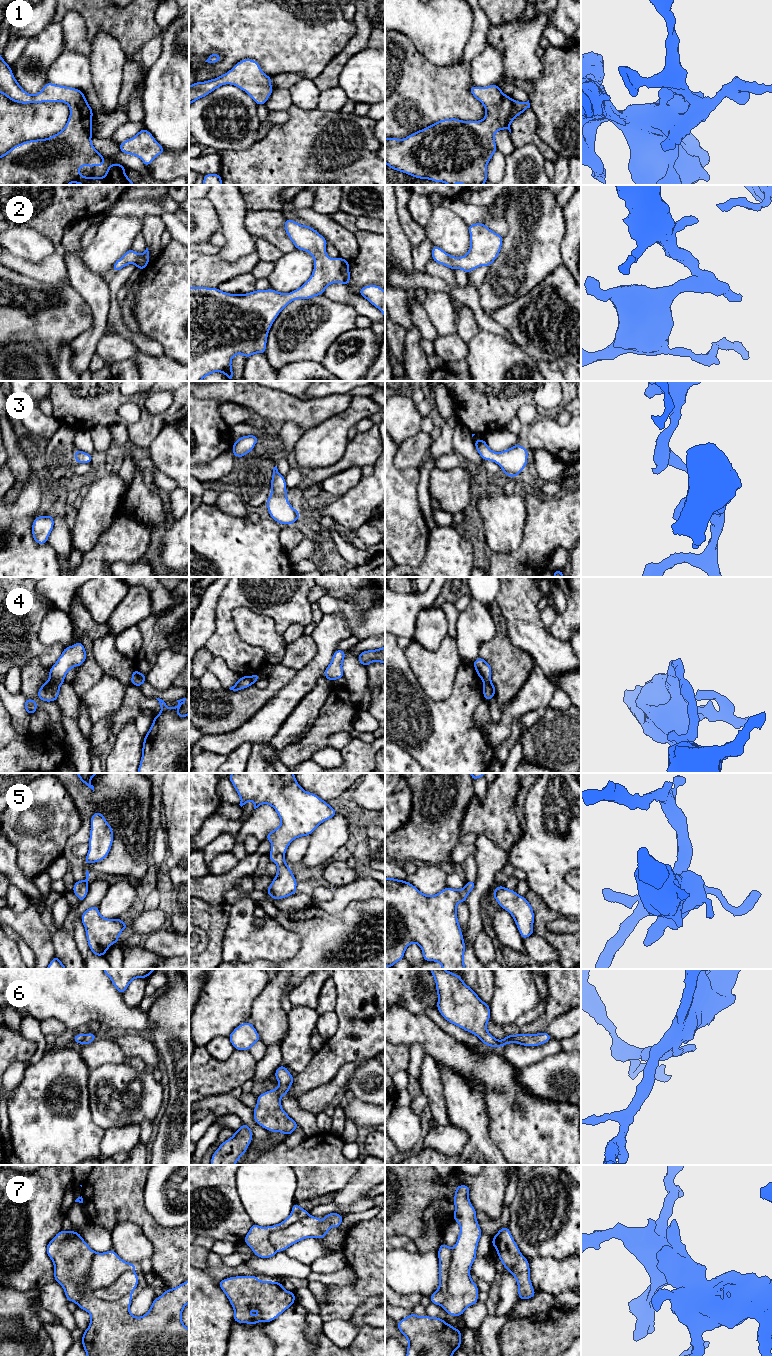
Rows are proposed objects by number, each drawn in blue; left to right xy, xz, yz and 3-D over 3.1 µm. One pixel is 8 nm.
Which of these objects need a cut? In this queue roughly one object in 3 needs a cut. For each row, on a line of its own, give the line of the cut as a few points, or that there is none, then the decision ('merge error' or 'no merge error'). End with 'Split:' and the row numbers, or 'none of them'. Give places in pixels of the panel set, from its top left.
1: no cut; no merge error
2: no cut; no merge error
3: no cut; no merge error
4: cut in xy along (50, 678), (59, 686); merge error
5: no cut; no merge error
6: cut in xy along (84, 1036), (80, 1043); merge error
7: cut in xy along (133, 1270), (127, 1270), (110, 1285), (93, 1288), (89, 1293); merge error
Split: 4, 6, 7

